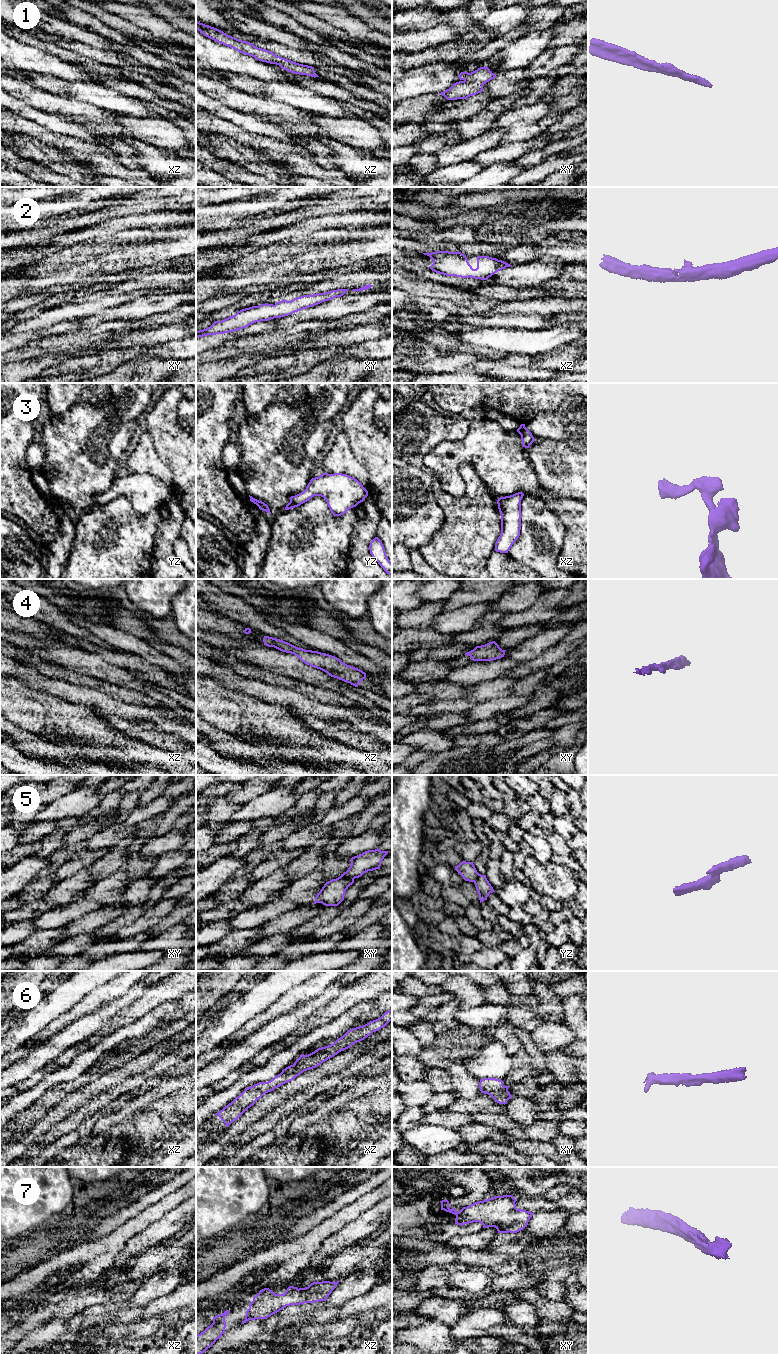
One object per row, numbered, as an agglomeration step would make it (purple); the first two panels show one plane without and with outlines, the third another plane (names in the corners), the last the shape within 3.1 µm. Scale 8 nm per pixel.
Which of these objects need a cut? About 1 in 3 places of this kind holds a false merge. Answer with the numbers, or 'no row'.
5

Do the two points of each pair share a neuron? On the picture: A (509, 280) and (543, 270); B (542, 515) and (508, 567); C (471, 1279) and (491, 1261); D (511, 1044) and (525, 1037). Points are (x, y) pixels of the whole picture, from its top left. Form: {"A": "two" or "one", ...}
{"A": "one", "B": "two", "C": "two", "D": "two"}

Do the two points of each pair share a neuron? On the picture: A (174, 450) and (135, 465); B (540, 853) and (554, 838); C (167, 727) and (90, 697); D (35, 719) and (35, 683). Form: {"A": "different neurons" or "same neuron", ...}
{"A": "different neurons", "B": "different neurons", "C": "same neuron", "D": "different neurons"}

